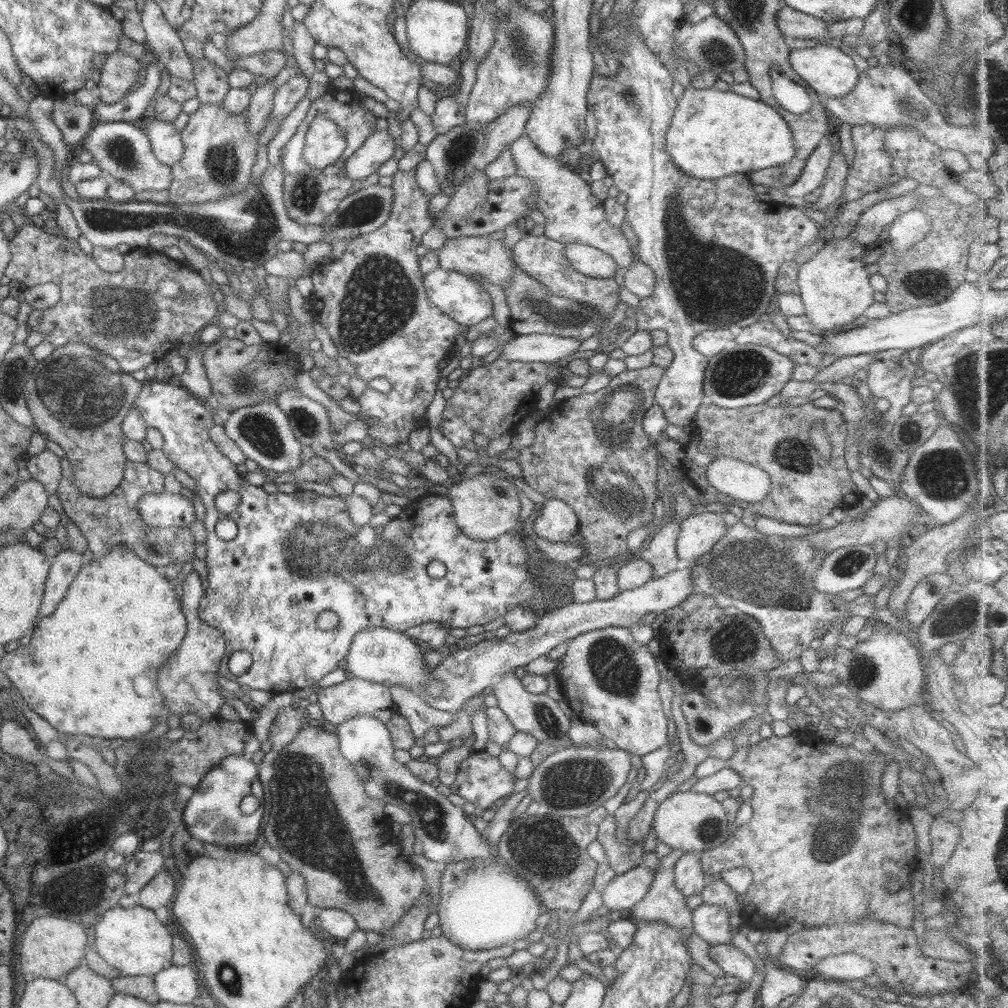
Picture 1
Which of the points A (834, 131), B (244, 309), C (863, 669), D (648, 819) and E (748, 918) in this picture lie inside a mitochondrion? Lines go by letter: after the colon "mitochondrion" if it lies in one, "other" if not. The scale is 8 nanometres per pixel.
A: other
B: other
C: mitochondrion
D: other
E: other

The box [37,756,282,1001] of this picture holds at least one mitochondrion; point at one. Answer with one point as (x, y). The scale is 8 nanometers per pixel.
(92, 875)

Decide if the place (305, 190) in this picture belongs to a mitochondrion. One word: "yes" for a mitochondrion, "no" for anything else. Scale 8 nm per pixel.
yes

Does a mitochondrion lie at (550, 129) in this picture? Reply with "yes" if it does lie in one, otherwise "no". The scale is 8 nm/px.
no

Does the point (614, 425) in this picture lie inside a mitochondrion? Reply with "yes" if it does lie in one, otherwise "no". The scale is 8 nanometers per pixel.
yes

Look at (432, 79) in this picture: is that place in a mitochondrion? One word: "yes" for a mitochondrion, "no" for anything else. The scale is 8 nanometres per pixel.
no

